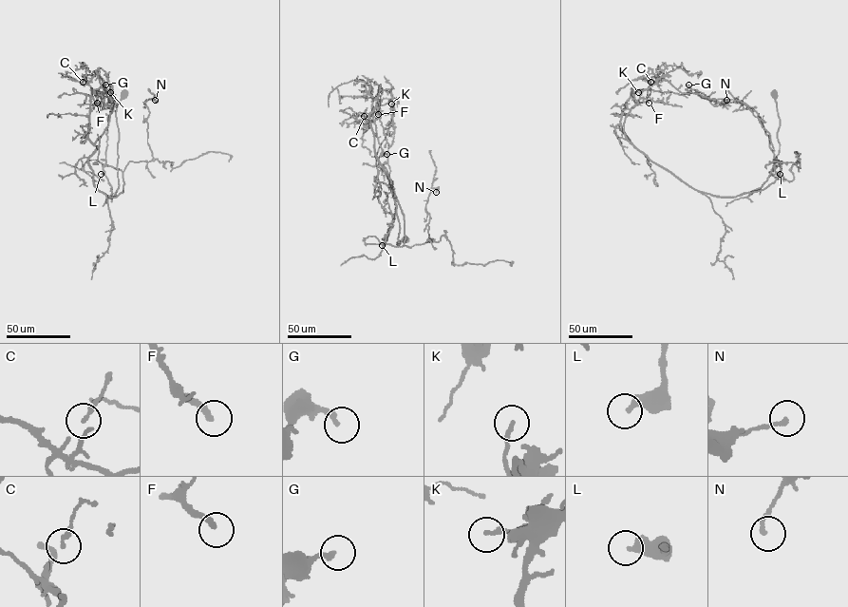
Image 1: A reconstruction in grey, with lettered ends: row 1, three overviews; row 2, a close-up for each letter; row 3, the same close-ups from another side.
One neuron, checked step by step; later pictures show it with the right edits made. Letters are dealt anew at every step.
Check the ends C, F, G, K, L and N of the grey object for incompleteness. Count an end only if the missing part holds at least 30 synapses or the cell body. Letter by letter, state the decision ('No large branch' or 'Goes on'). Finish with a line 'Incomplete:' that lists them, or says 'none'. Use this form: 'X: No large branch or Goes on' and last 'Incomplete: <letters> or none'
C: No large branch
F: Goes on
G: Goes on
K: No large branch
L: No large branch
N: No large branch
Incomplete: F, G

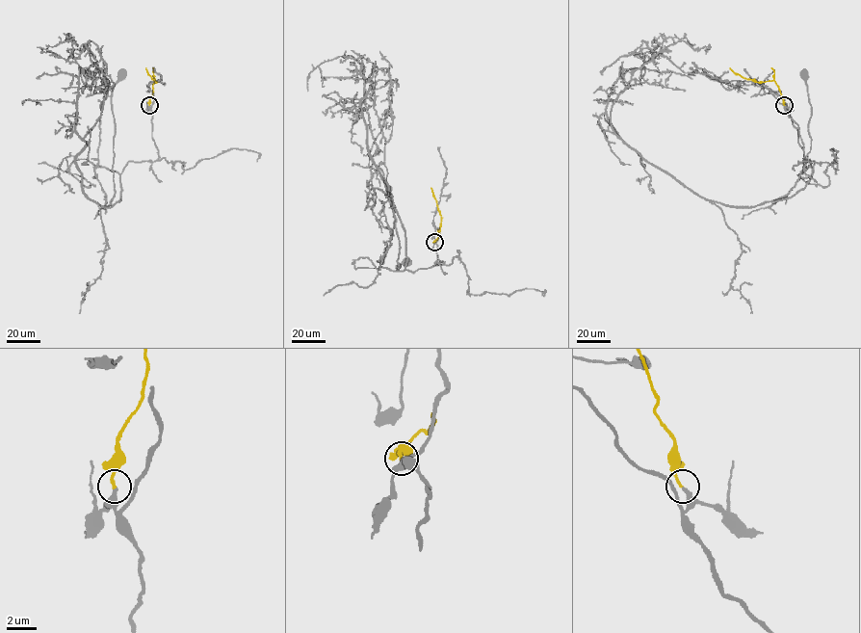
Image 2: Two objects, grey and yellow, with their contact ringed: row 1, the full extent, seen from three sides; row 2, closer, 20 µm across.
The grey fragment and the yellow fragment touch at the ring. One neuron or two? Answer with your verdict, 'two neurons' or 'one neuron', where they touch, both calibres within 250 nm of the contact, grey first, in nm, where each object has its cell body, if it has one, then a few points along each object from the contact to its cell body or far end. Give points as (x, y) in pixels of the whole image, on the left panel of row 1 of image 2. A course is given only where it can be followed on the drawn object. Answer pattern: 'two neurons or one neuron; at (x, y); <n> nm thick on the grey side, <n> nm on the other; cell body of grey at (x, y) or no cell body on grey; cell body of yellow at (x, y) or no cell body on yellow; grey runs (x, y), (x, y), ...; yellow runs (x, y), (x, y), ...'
one neuron; at (149, 105); 280 nm thick on the grey side, 200 nm on the other; cell body of grey at (121, 74); no cell body on yellow; grey runs (149, 105), (159, 158), (128, 162), (120, 174), (120, 199), (103, 207), (114, 197), (111, 94), (122, 74); yellow runs (149, 105), (154, 80), (156, 82), (146, 68)

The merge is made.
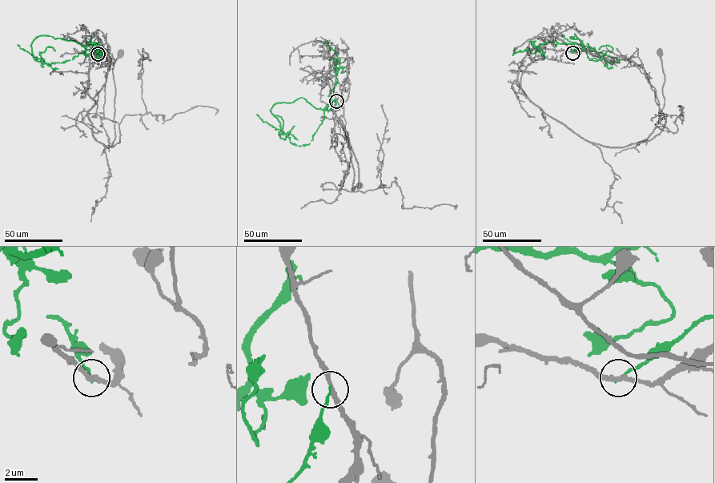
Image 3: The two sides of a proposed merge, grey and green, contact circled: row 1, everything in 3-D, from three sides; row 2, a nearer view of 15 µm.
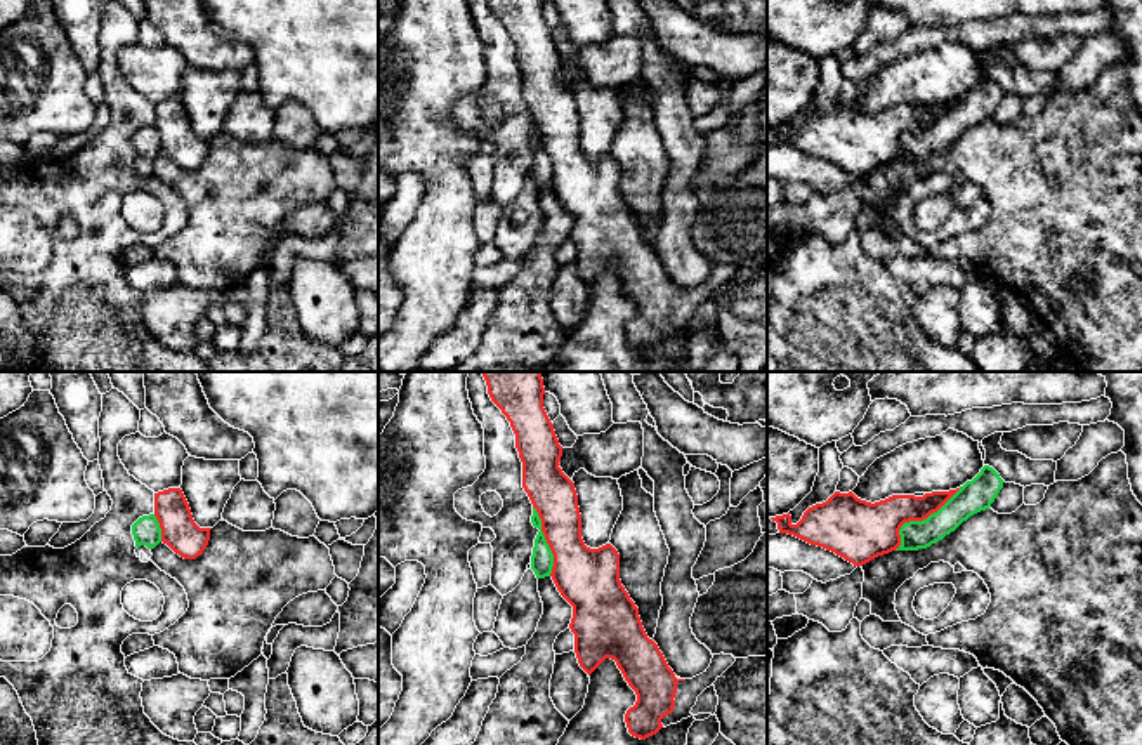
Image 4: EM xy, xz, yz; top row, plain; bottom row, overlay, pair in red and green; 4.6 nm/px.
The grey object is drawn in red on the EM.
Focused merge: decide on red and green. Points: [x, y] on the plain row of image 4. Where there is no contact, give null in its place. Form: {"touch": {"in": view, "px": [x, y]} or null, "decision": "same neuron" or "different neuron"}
{"touch": {"in": "yz", "px": [918, 131]}, "decision": "different neuron"}

